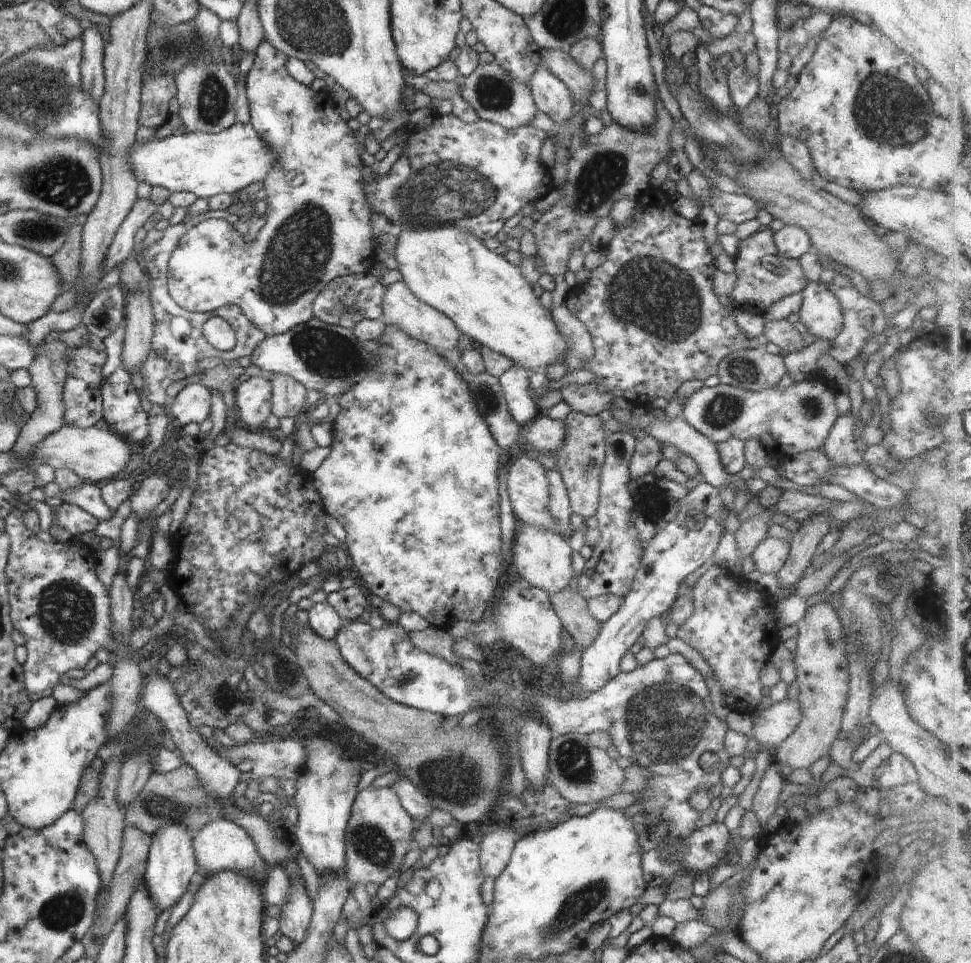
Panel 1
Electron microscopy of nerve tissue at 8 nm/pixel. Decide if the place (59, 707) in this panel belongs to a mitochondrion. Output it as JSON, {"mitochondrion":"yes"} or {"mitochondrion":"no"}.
{"mitochondrion":"no"}

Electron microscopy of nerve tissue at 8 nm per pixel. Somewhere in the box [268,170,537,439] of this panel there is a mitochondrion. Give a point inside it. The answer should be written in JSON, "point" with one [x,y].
{"point":[324,351]}

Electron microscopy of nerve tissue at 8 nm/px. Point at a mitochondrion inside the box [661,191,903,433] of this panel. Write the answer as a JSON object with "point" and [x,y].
{"point":[743,371]}

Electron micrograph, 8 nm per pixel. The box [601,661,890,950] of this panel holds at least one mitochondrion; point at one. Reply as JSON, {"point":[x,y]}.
{"point":[664,723]}

